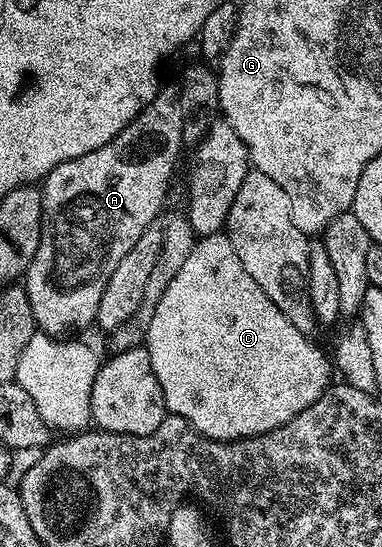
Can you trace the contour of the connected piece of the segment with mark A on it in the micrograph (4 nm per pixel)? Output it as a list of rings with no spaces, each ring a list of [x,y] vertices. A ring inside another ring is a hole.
[[[160,91],[155,94],[155,98],[131,120],[124,129],[122,129],[112,141],[105,143],[97,151],[89,151],[89,155],[81,155],[77,159],[63,161],[53,171],[49,171],[41,182],[43,190],[43,212],[39,215],[39,246],[29,263],[25,274],[25,288],[29,307],[33,307],[35,324],[42,332],[50,337],[62,338],[64,335],[75,335],[78,329],[83,329],[86,325],[94,326],[96,324],[97,307],[101,303],[101,295],[105,295],[105,287],[109,283],[109,275],[117,271],[117,263],[125,259],[125,255],[141,239],[141,235],[156,224],[155,216],[163,209],[163,200],[167,197],[167,184],[171,181],[171,176],[175,173],[175,164],[179,161],[179,148],[184,148],[183,123],[181,107],[179,106],[178,96],[174,92],[166,93]]]

